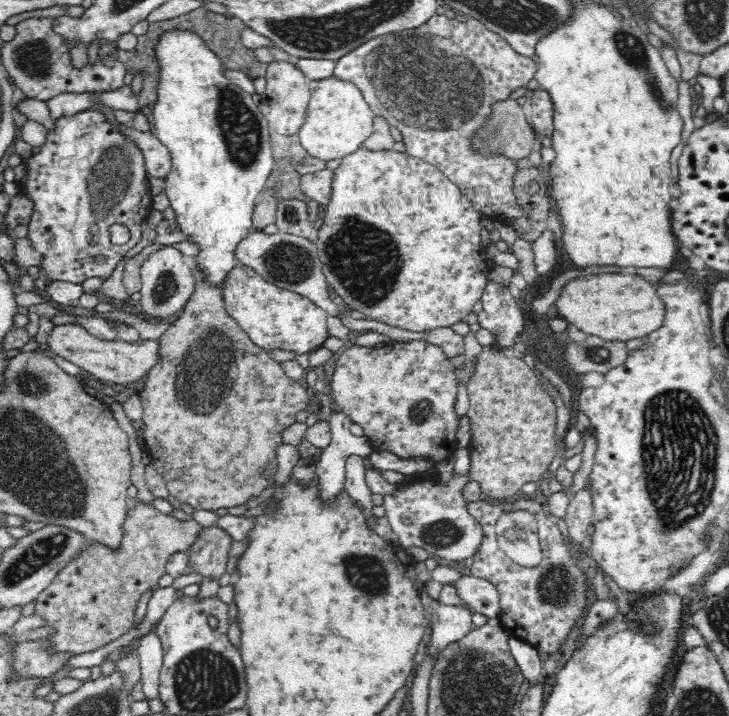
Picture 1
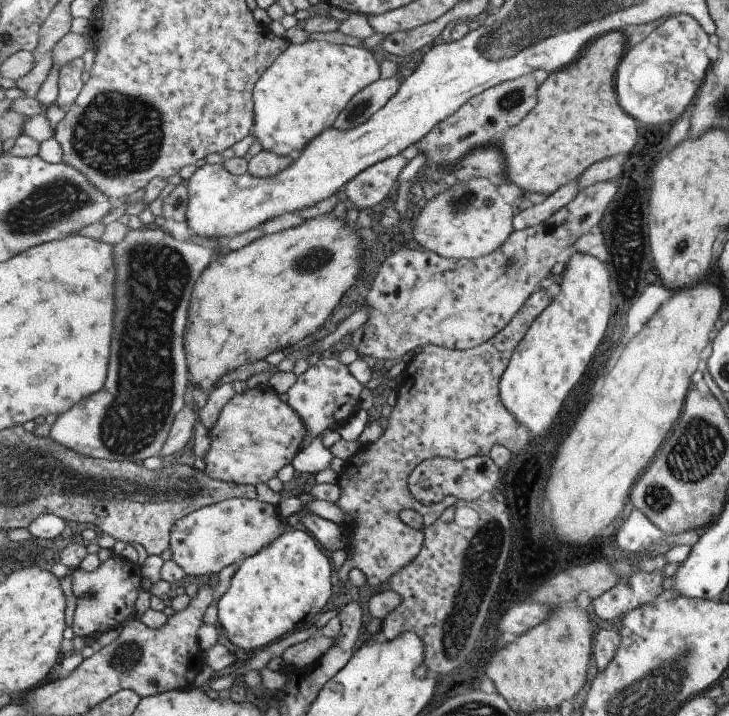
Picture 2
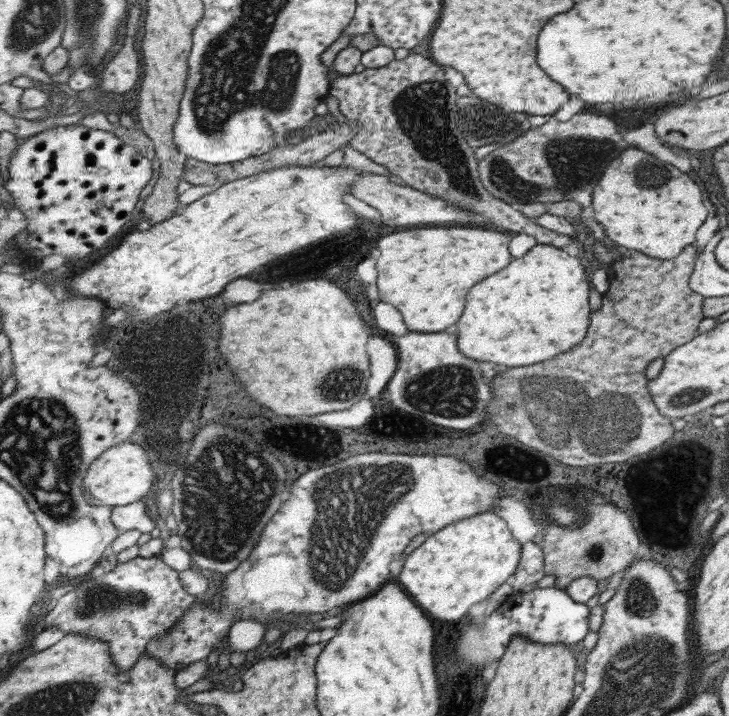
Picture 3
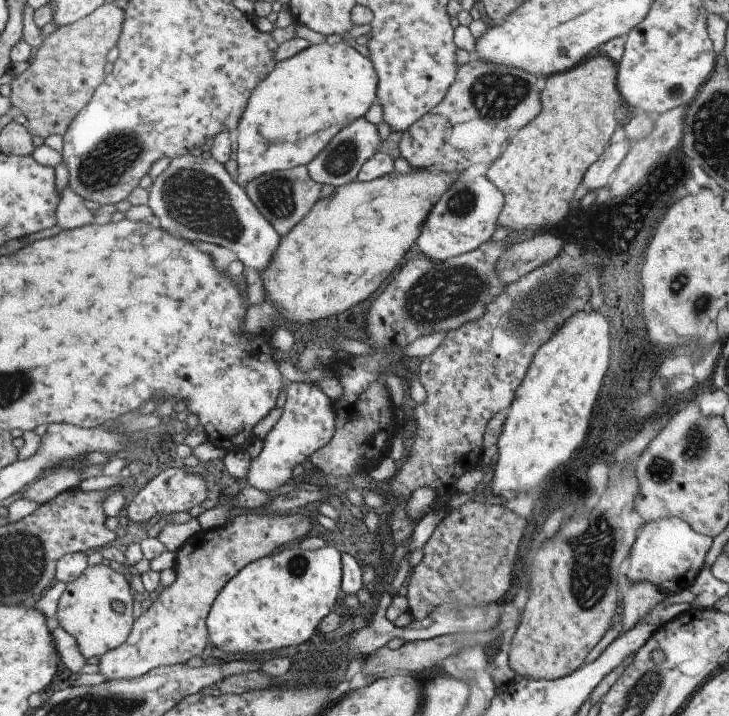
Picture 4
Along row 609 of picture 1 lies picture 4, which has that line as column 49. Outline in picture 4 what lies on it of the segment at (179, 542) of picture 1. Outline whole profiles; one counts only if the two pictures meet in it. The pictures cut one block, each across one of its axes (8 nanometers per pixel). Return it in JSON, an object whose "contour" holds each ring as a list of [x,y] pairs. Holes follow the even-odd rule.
{"contour":[[[105,4],[91,16],[57,28],[55,34],[43,40],[43,46],[35,50],[35,62],[25,74],[11,82],[13,106],[29,120],[27,126],[33,136],[43,140],[51,136],[65,136],[71,130],[75,118],[91,104],[95,92],[107,82],[107,56],[111,48],[117,48],[123,38],[123,26],[127,22],[127,10],[119,4]]]}

